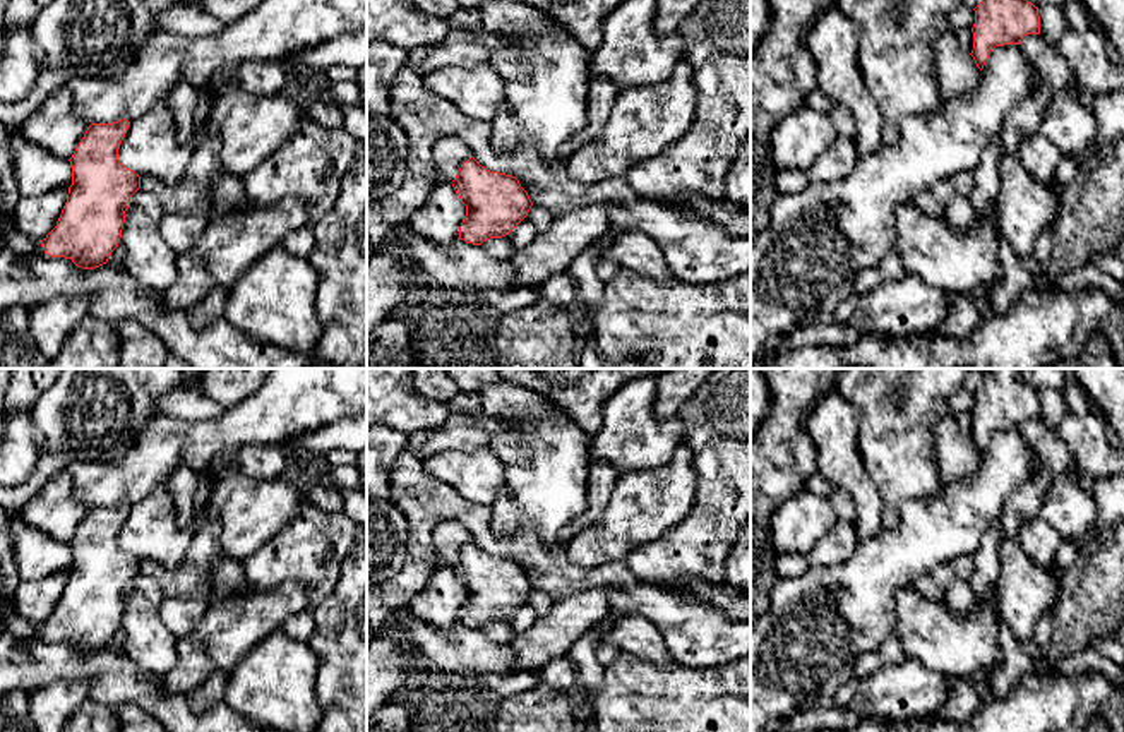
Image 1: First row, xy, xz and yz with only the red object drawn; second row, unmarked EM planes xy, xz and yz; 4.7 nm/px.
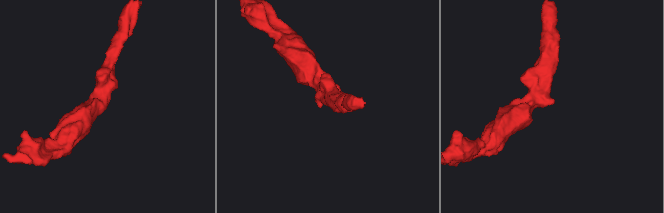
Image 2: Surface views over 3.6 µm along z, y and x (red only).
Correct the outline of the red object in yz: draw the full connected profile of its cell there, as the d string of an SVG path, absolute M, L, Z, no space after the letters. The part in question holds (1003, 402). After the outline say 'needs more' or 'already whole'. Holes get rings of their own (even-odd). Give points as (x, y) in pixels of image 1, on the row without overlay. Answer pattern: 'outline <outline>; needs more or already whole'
outline M987 369L987 377L973 393L972 441L982 454L995 430L1019 429L1028 418L1040 418L1038 391L1021 379L1021 369Z; already whole

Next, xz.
outline M473 540L461 549L451 567L466 590L459 610L459 622L466 627L481 629L509 619L533 590L516 561L490 555Z; already whole

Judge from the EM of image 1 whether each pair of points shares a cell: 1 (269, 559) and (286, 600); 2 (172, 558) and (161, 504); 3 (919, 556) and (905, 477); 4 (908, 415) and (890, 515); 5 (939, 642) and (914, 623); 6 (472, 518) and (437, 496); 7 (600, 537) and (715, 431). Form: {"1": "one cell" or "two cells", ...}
{"1": "two cells", "2": "one cell", "3": "two cells", "4": "one cell", "5": "one cell", "6": "one cell", "7": "two cells"}

